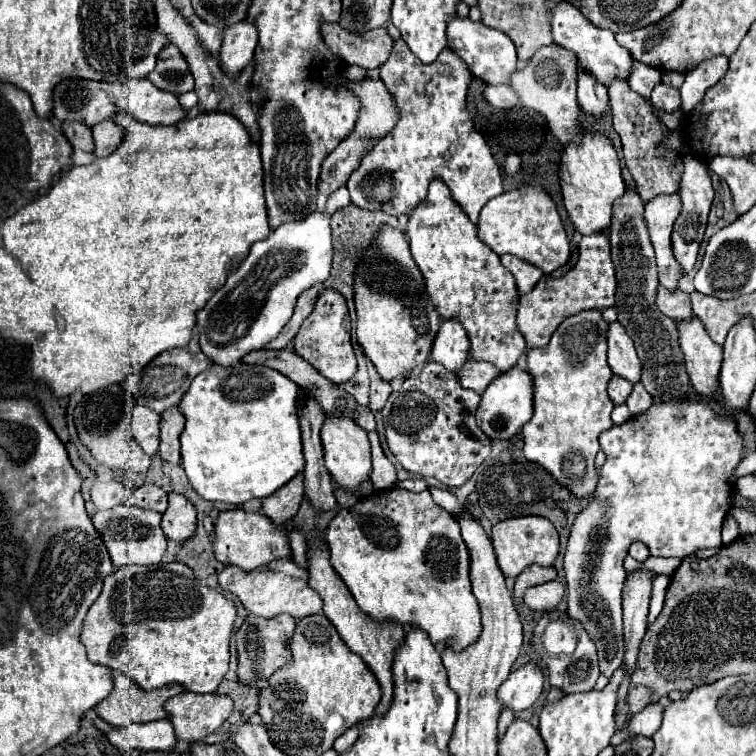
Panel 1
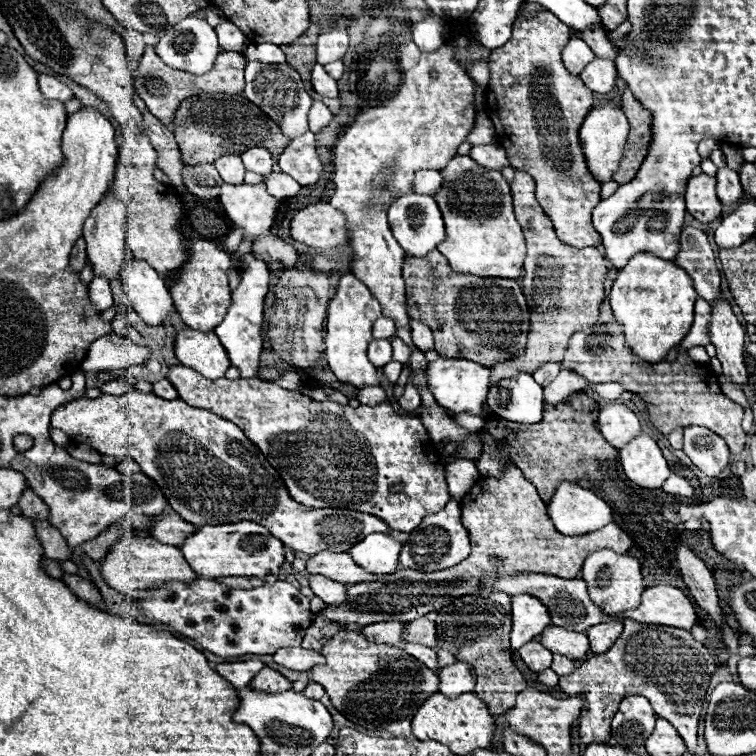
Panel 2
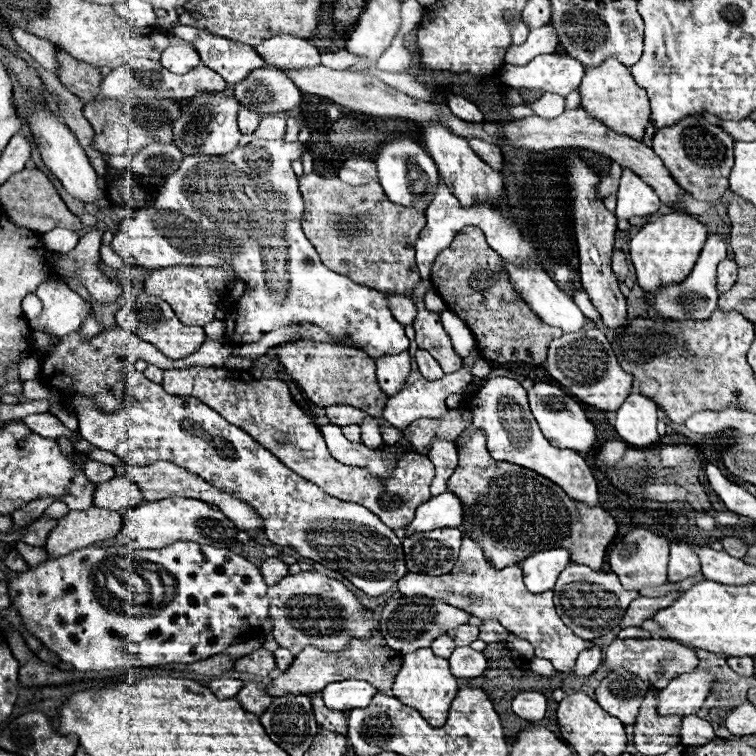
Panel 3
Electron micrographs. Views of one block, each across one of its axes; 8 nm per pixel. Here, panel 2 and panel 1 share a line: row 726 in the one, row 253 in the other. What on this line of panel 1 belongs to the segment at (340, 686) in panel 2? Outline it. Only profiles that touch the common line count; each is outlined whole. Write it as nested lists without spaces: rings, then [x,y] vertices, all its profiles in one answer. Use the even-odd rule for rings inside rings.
[[[382,226],[380,236],[358,264],[354,302],[358,314],[358,344],[386,382],[408,378],[428,362],[432,342],[442,324],[422,284],[422,274],[412,260],[406,236],[396,228]]]

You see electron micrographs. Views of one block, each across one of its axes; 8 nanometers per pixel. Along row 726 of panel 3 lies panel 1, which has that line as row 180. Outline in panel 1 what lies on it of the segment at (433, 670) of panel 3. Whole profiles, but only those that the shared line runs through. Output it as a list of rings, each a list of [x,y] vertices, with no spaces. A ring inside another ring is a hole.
[[[438,180],[430,184],[424,204],[420,204],[410,214],[406,236],[410,242],[412,256],[426,280],[426,294],[430,296],[432,306],[440,312],[442,318],[458,320],[466,328],[468,338],[470,338],[470,356],[474,360],[490,362],[498,366],[502,372],[510,370],[520,358],[520,354],[526,350],[524,336],[518,332],[518,326],[516,326],[516,312],[518,312],[520,296],[518,296],[514,276],[502,266],[500,256],[480,242],[476,226],[470,220],[466,220],[466,214],[462,212],[462,208],[454,204],[446,184],[440,184]]]

